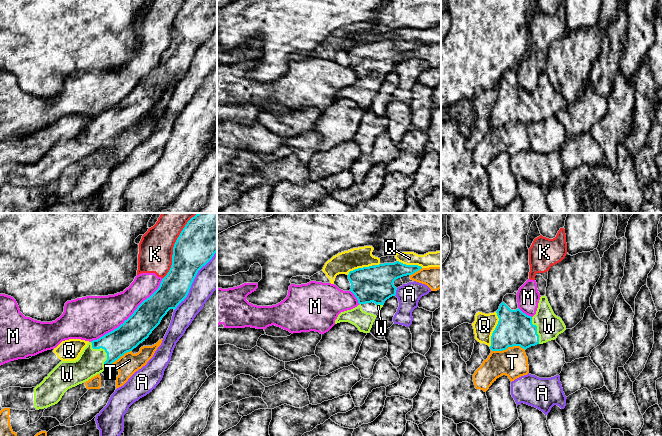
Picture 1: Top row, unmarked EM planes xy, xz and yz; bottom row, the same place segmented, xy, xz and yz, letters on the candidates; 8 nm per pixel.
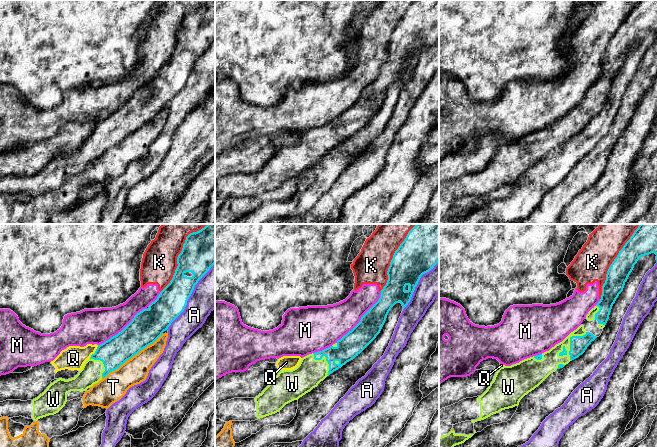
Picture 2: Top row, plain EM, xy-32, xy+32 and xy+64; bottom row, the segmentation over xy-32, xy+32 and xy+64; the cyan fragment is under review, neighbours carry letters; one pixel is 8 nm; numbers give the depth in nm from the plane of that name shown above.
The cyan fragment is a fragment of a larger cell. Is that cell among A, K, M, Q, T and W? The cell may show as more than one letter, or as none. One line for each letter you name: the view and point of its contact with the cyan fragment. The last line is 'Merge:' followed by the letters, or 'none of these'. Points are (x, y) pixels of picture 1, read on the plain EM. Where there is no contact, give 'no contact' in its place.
W: xy (105, 127)
Merge: W

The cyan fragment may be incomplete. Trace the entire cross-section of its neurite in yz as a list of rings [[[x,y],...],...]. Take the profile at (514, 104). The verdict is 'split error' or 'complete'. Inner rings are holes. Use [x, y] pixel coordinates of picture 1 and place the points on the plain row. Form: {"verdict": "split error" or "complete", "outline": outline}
{"verdict": "split error", "outline": [[[545,71],[540,73],[533,93],[526,91],[519,84],[511,86],[504,78],[496,89],[499,97],[491,112],[492,127],[503,127],[513,122],[526,126],[554,116],[566,106],[564,98],[554,90]]]}

